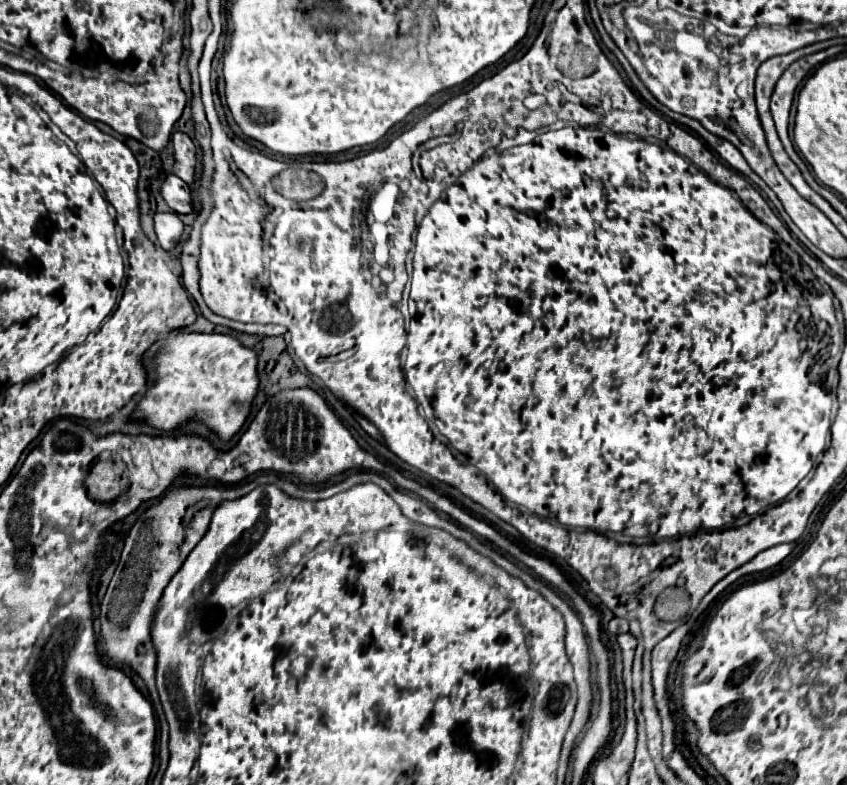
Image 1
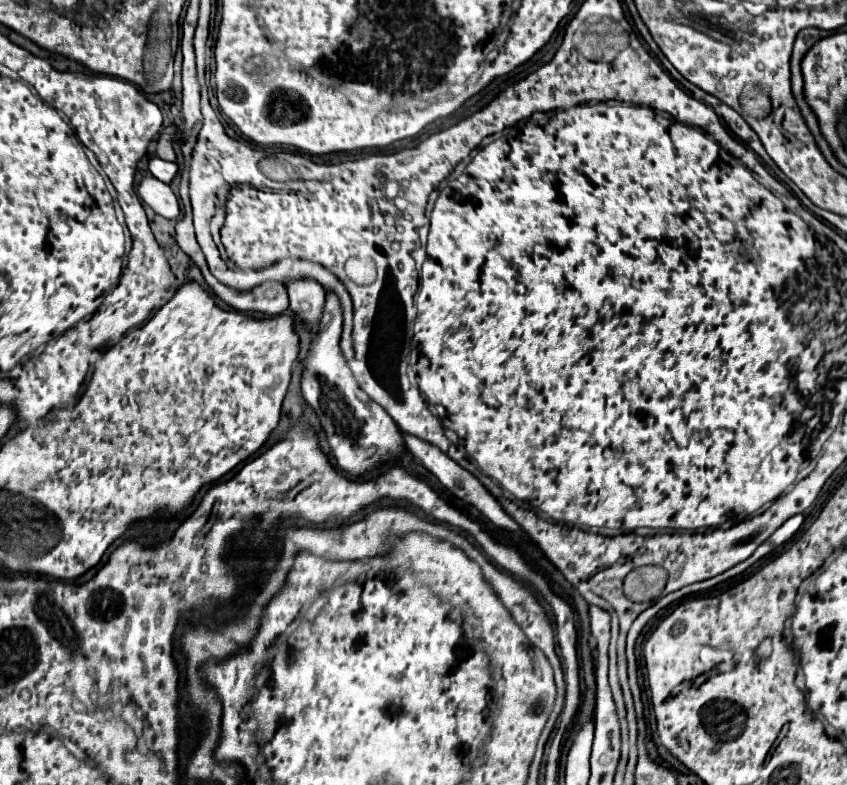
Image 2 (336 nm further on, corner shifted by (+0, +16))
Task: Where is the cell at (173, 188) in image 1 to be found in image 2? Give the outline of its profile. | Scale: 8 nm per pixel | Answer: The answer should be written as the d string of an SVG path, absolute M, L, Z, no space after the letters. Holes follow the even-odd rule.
M151 158L151 160L149 160L149 170L151 170L151 174L153 174L157 180L169 184L169 182L175 178L175 174L177 174L177 164L175 164L175 162L161 160L161 158Z

